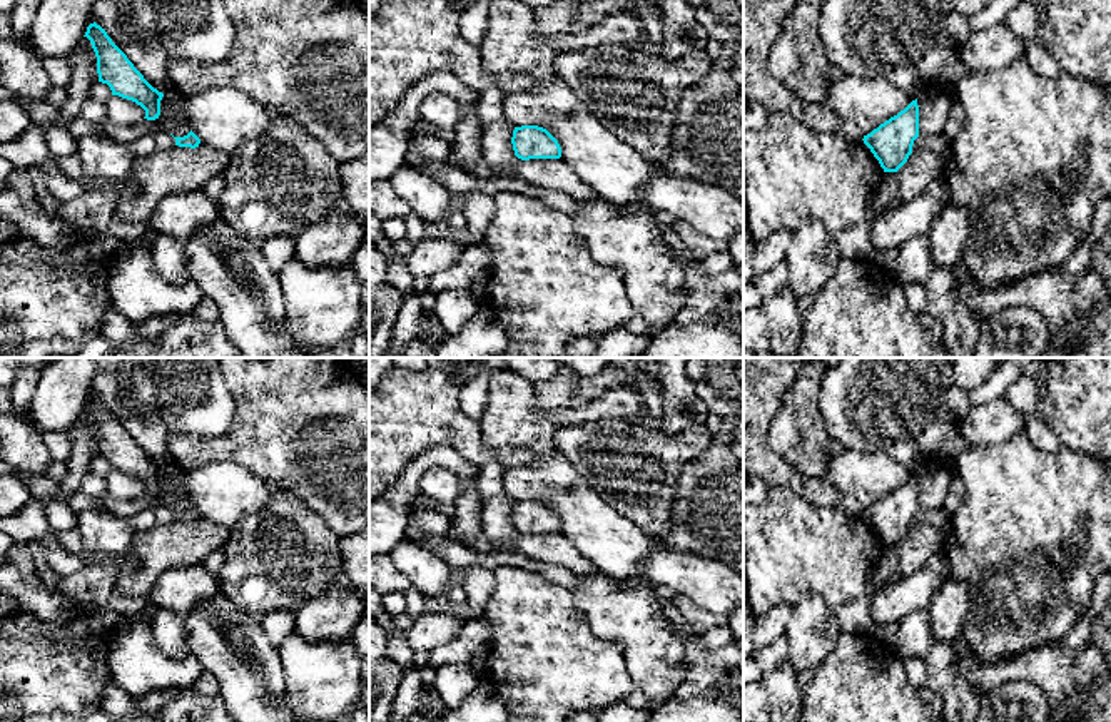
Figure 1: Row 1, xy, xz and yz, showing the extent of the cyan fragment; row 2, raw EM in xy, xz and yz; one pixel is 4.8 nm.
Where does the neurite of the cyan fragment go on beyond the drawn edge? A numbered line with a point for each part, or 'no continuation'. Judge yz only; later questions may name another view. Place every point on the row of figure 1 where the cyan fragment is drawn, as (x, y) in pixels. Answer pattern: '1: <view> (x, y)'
no continuation

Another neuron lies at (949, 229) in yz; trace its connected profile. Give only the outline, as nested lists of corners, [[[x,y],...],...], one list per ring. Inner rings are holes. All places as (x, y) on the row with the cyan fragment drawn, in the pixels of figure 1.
[[[947,202],[939,211],[927,232],[929,249],[936,266],[951,269],[959,262],[971,227],[969,214],[964,207]]]

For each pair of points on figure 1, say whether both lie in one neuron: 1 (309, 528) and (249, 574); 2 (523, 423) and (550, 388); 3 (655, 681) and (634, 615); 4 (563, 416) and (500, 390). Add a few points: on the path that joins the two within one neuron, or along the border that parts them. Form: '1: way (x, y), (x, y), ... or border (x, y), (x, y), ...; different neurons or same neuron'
1: way (294, 544), (264, 569); same neuron
2: border (533, 383), (533, 400), (538, 408), (575, 406); different neurons
3: way (655, 664), (654, 647), (644, 632); same neuron
4: way (548, 416), (527, 416), (515, 405); same neuron

